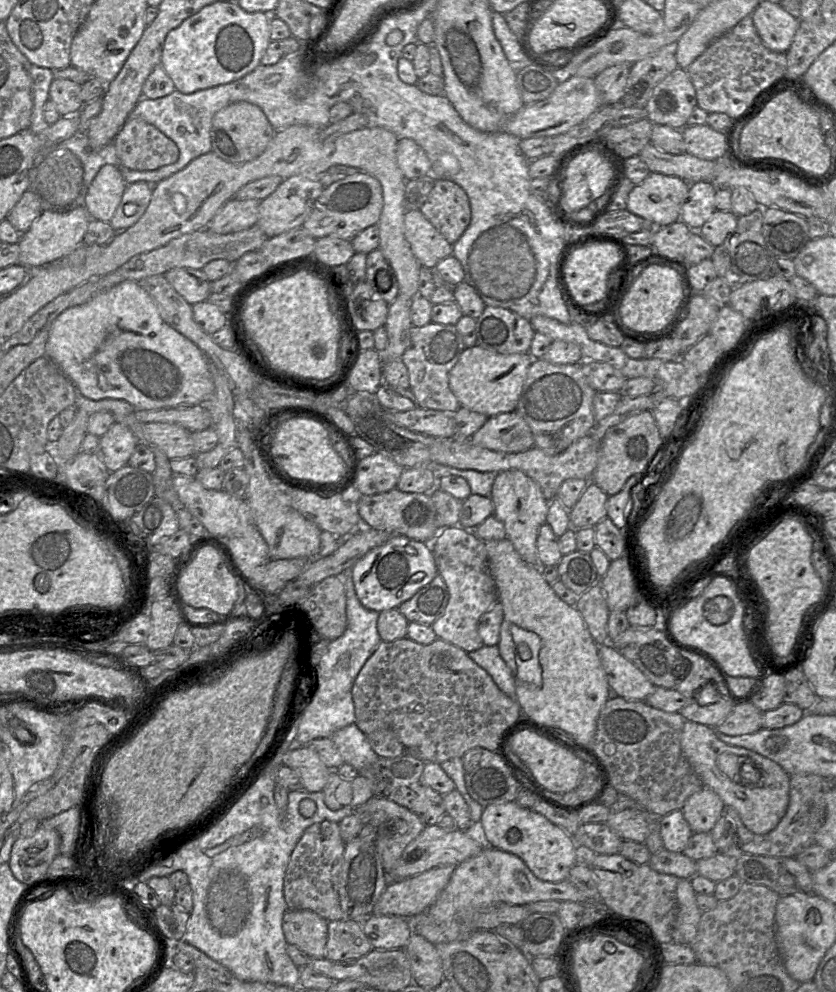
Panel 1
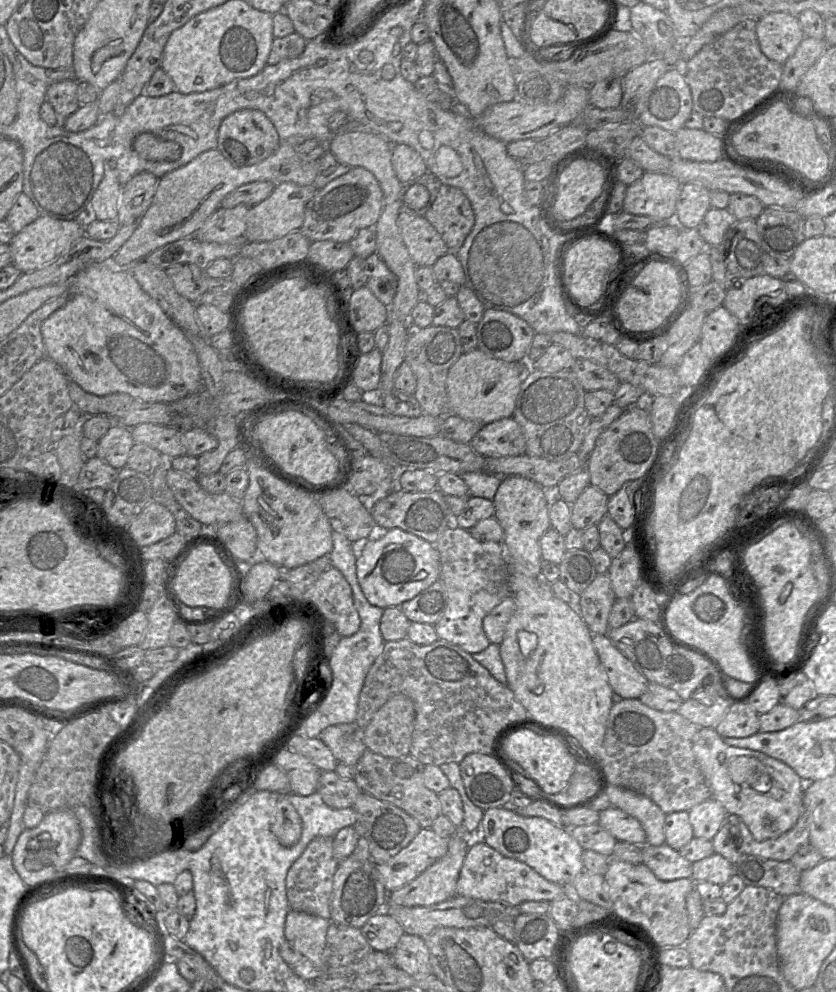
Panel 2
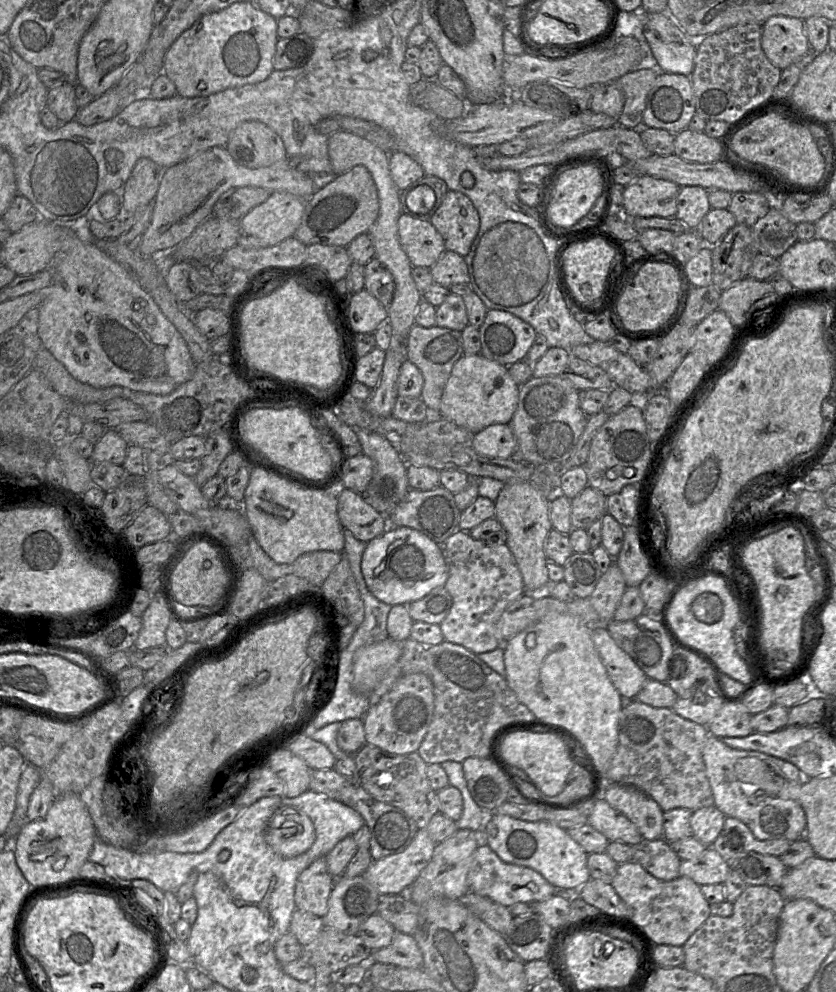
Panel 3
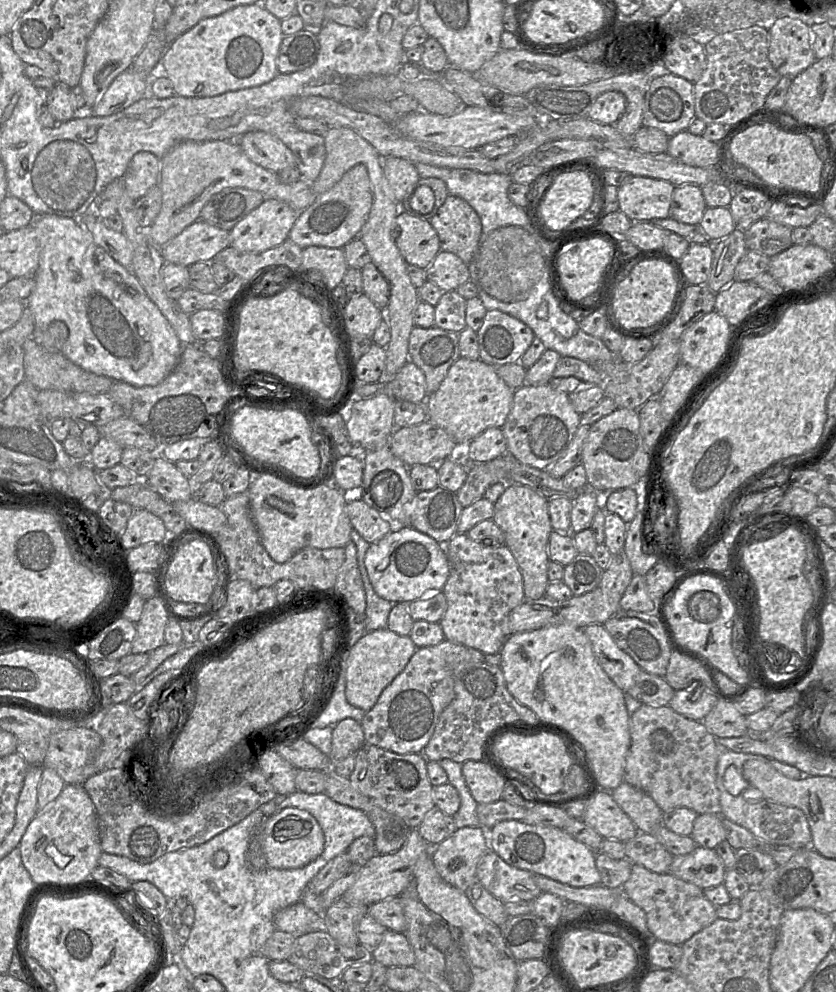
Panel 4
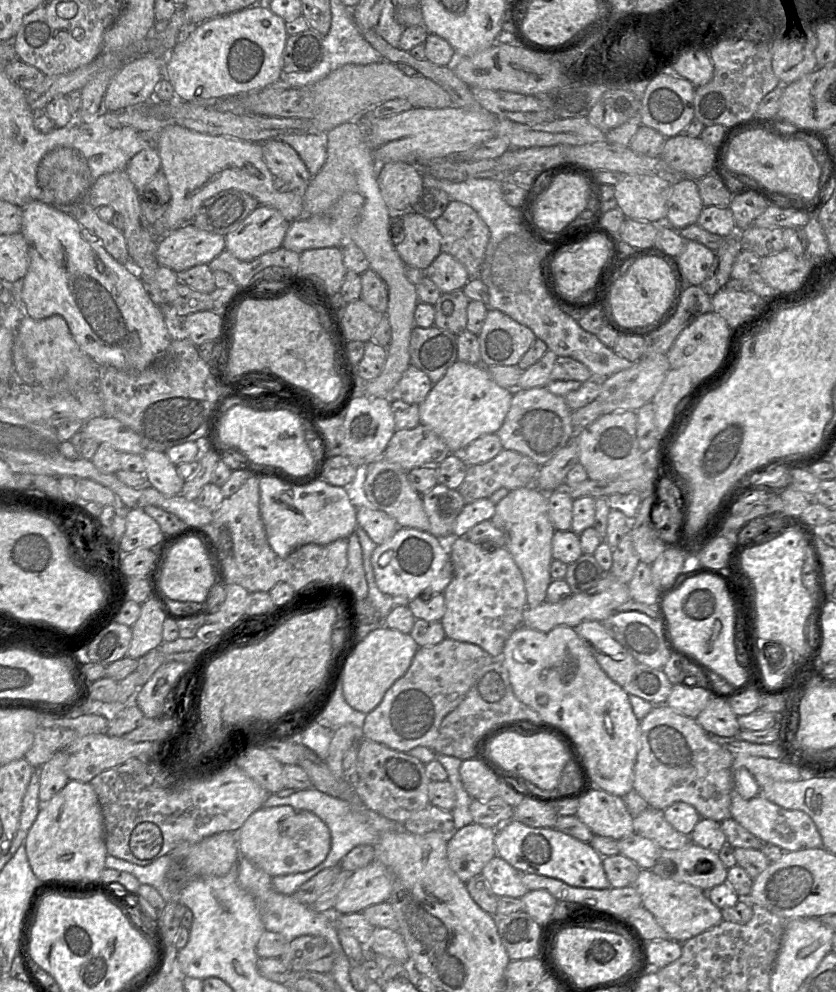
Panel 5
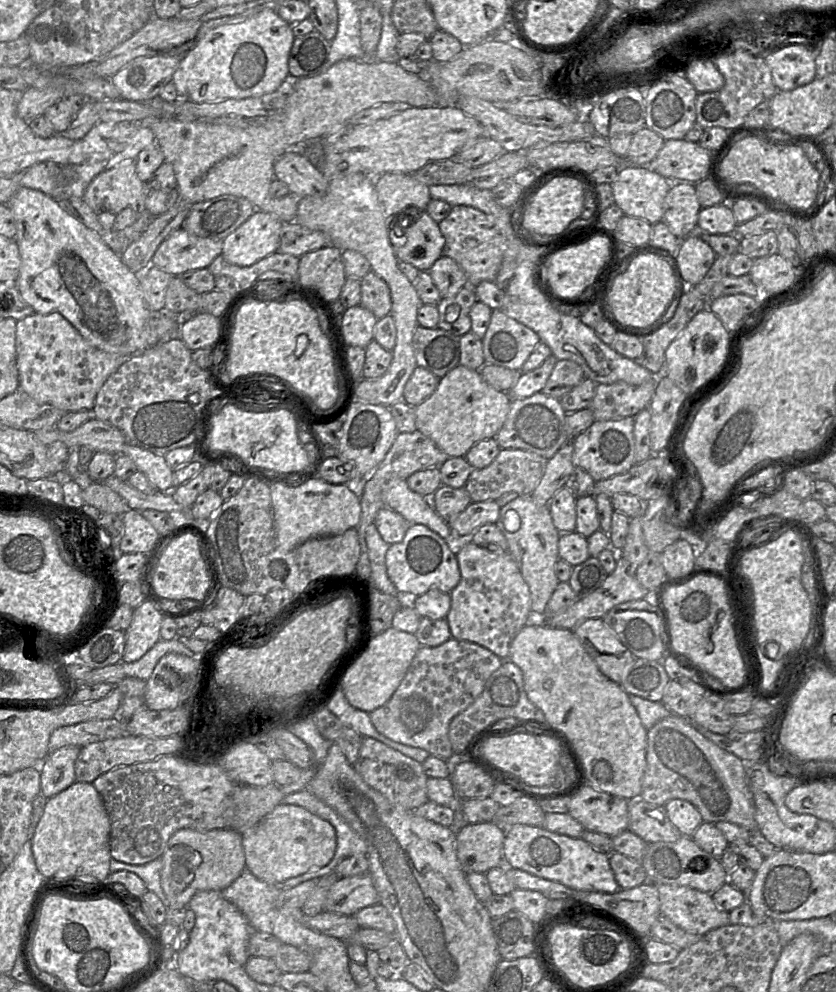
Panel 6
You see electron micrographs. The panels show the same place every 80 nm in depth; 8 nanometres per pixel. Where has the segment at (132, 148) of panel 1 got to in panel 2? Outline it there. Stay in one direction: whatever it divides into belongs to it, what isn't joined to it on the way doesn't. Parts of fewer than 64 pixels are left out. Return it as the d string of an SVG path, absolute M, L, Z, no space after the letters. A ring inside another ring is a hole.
M151 133L136 136L132 147L141 159L153 162L173 162L181 156L181 148L176 142L160 139Z

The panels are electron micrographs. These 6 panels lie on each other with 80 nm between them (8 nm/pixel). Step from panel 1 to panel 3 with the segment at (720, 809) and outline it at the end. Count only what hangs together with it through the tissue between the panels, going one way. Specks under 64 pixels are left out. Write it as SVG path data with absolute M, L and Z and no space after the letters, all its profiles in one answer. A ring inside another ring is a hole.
M715 805L692 812L692 835L706 847L711 847L722 833L726 816Z

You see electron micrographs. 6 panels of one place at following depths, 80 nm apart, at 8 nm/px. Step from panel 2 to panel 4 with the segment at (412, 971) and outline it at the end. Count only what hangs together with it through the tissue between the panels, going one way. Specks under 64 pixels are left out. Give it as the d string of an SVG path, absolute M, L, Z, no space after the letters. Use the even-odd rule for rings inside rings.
M388 929L372 954L373 962L385 967L409 967L415 964L415 955L406 935Z

